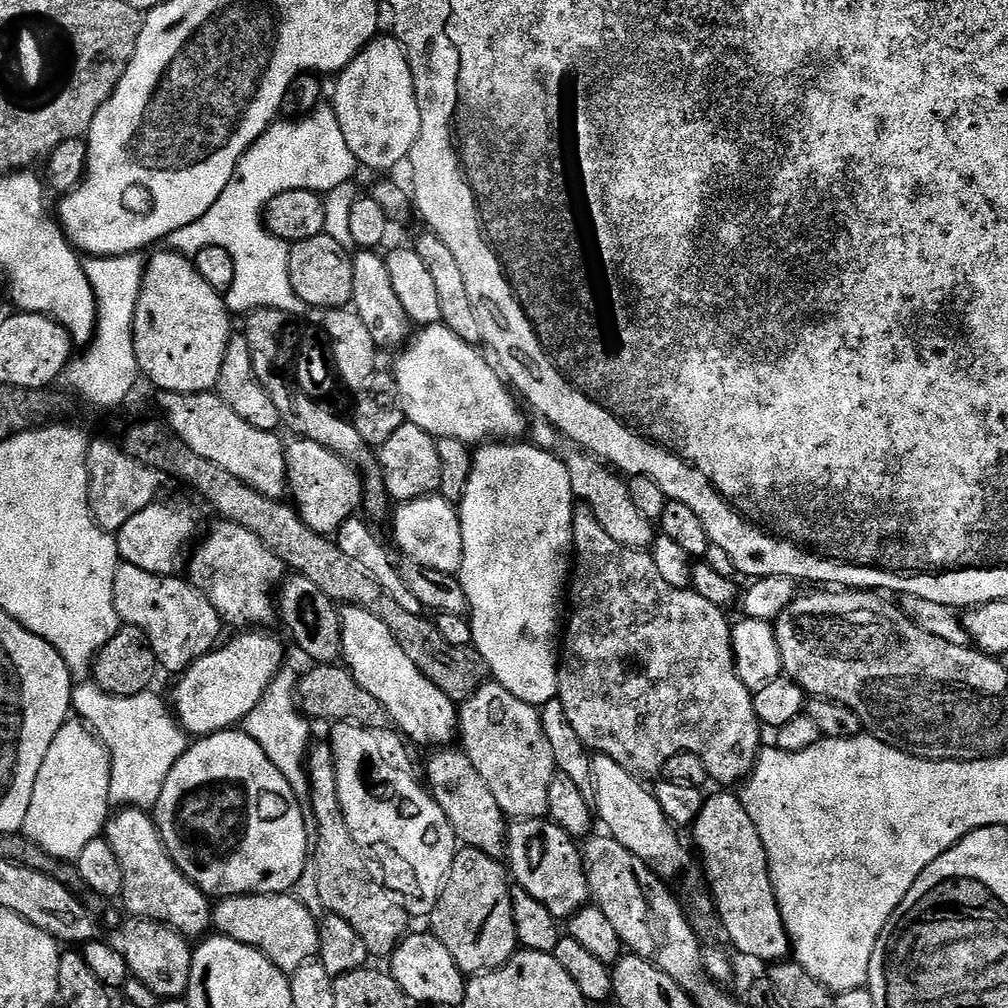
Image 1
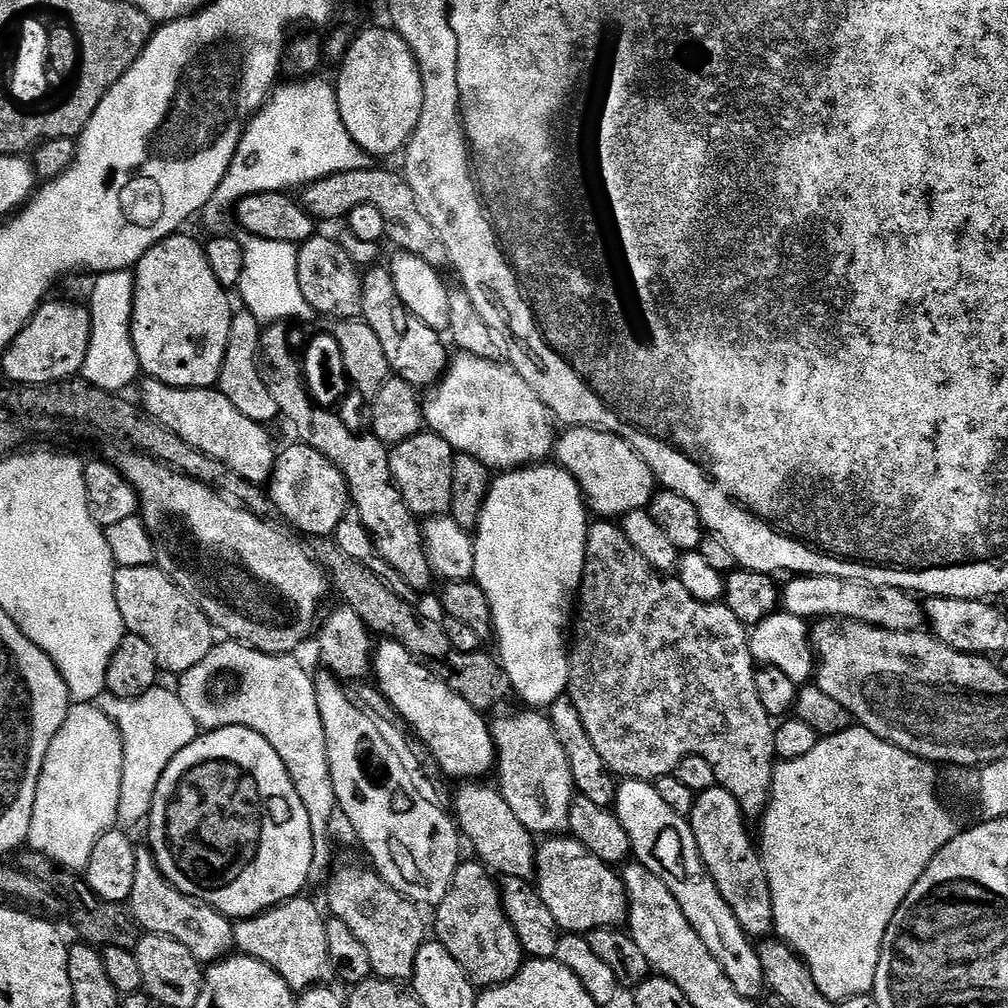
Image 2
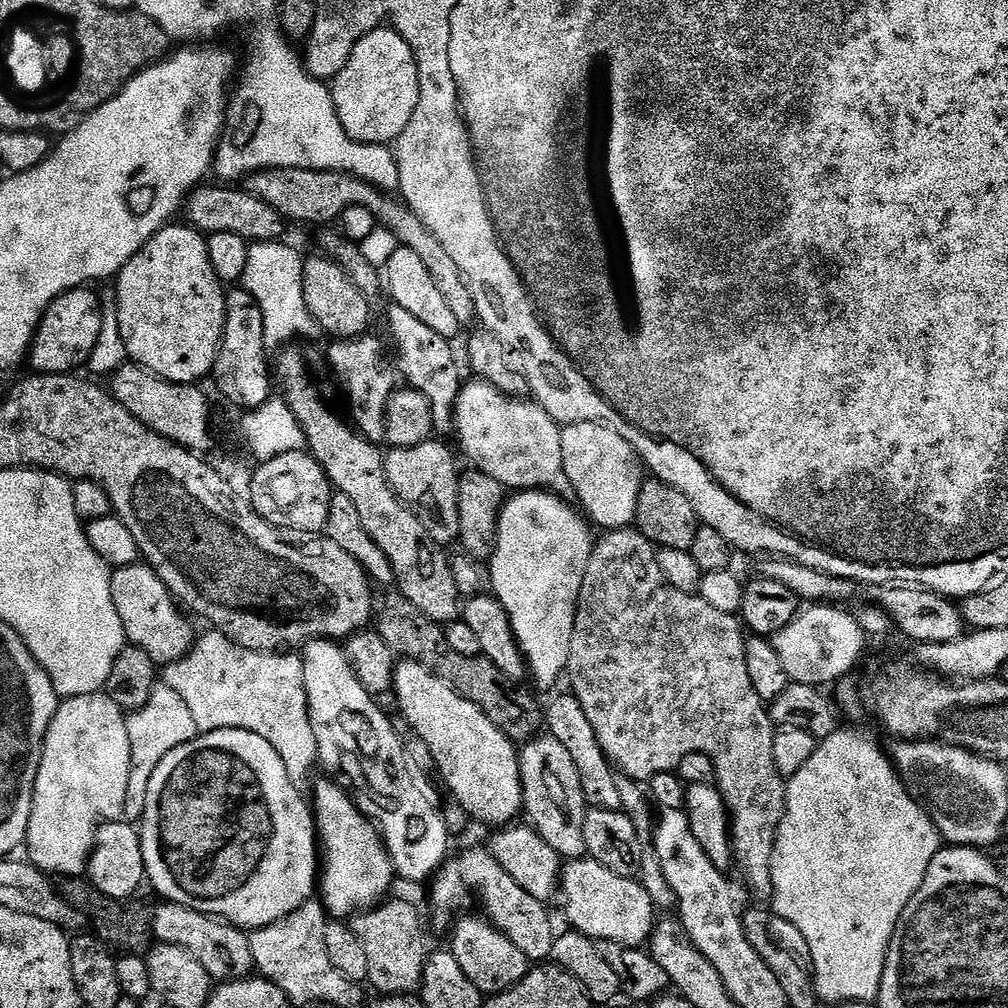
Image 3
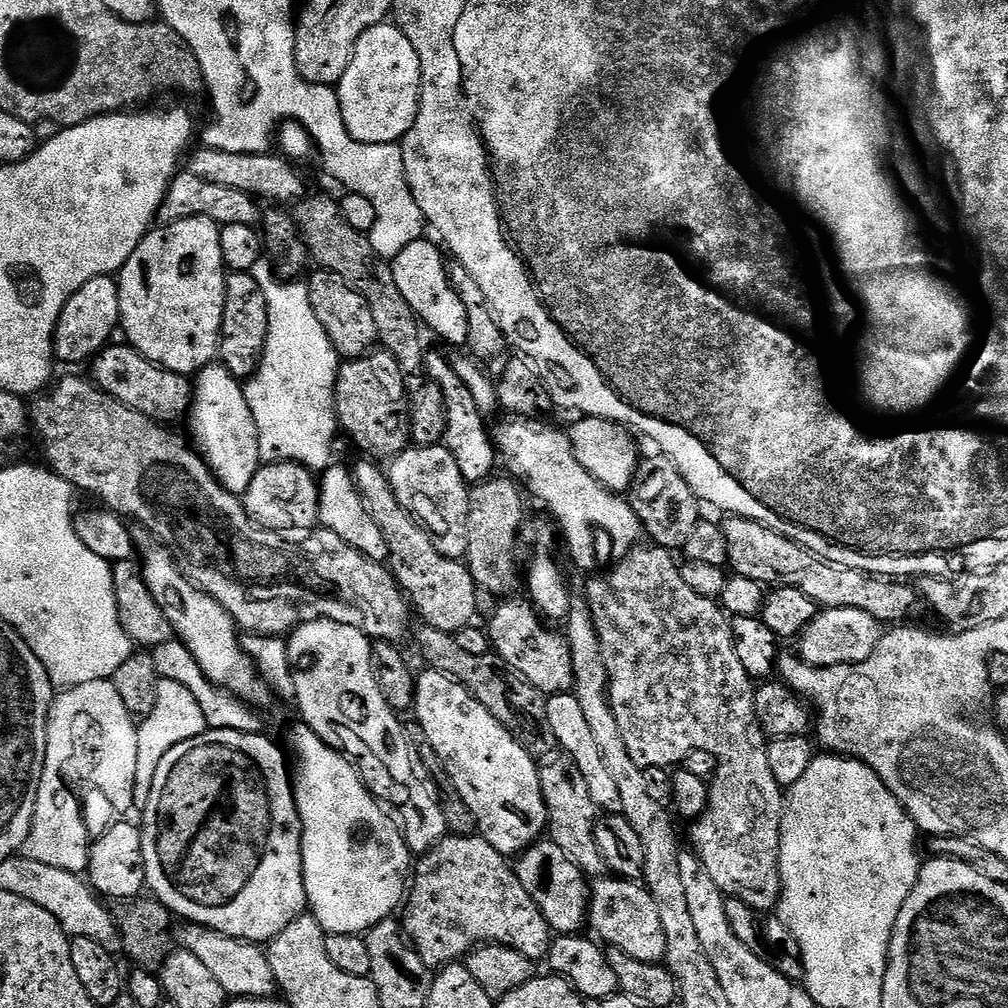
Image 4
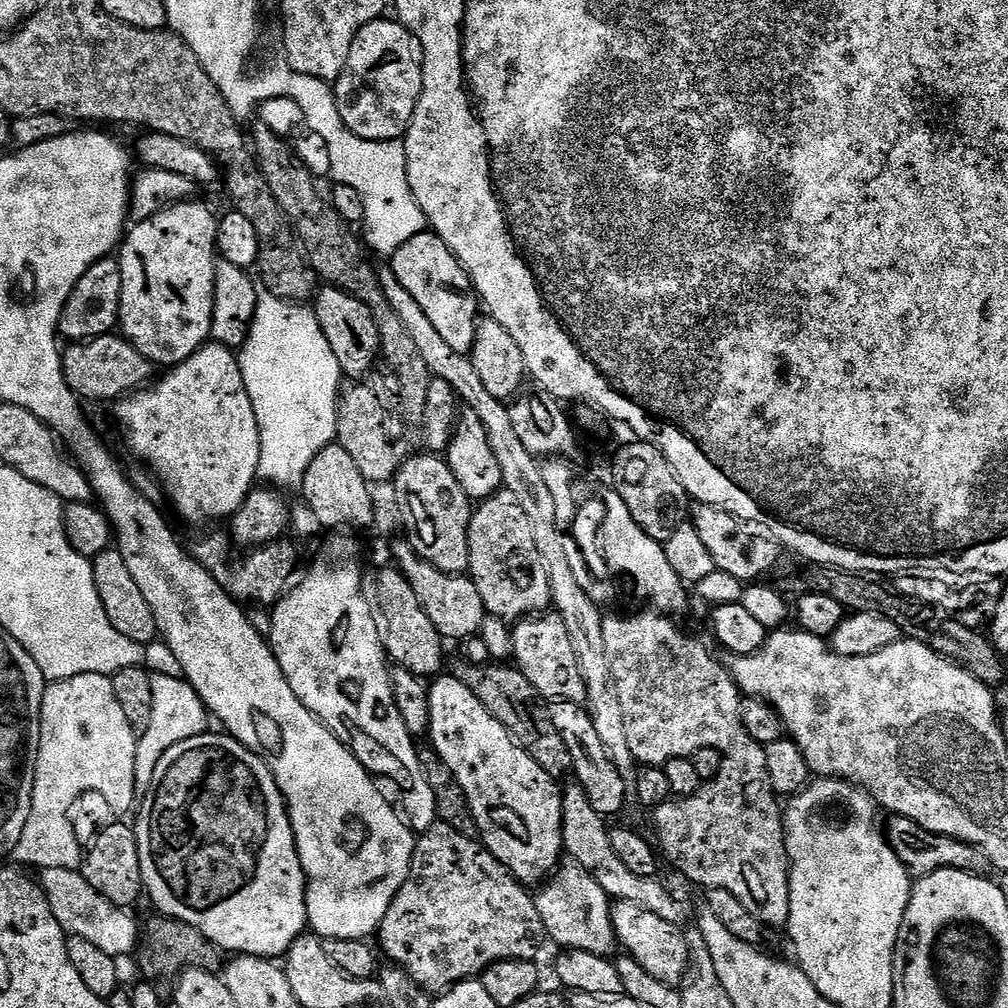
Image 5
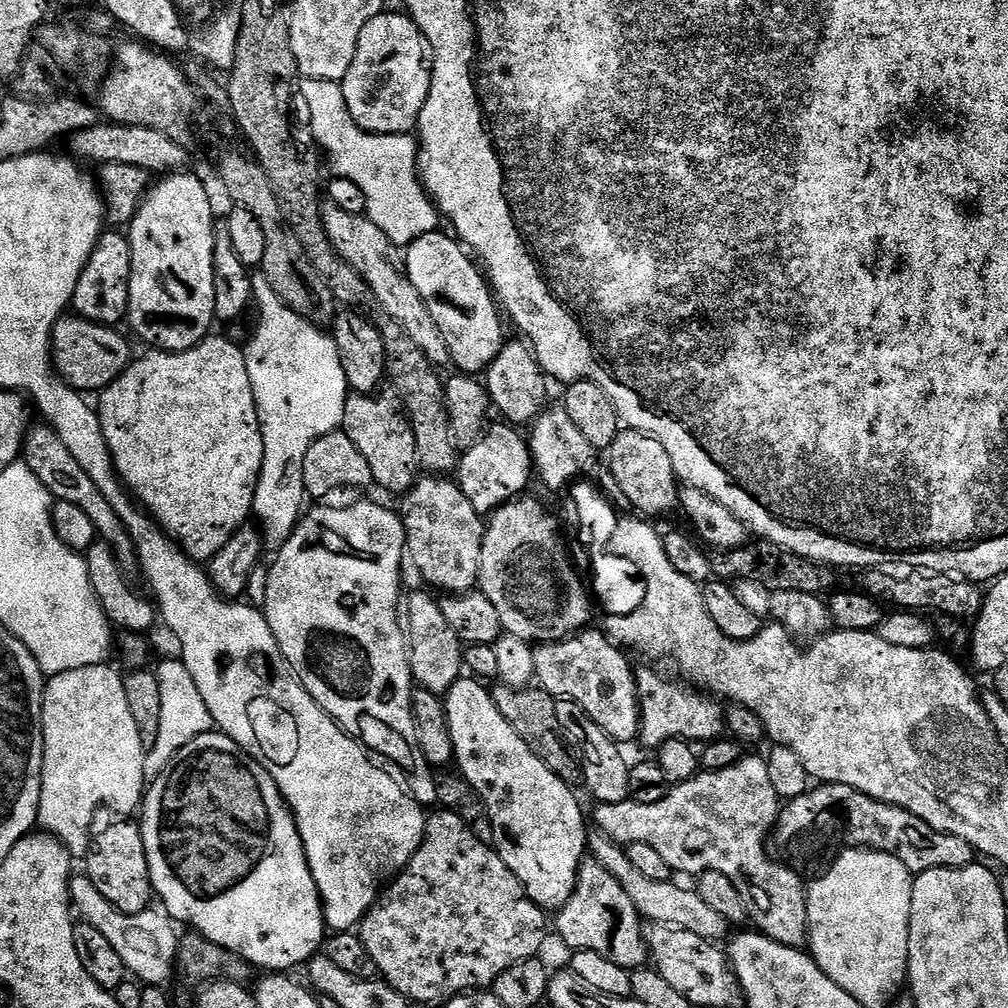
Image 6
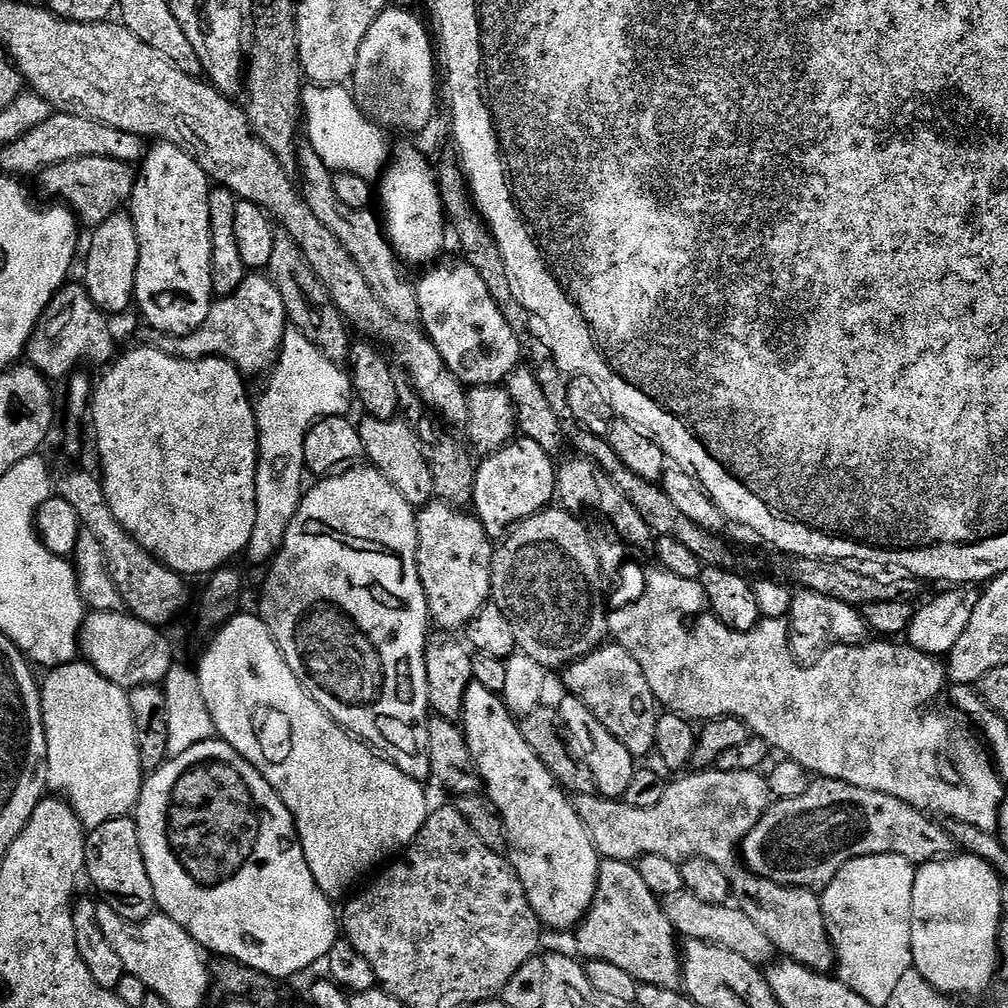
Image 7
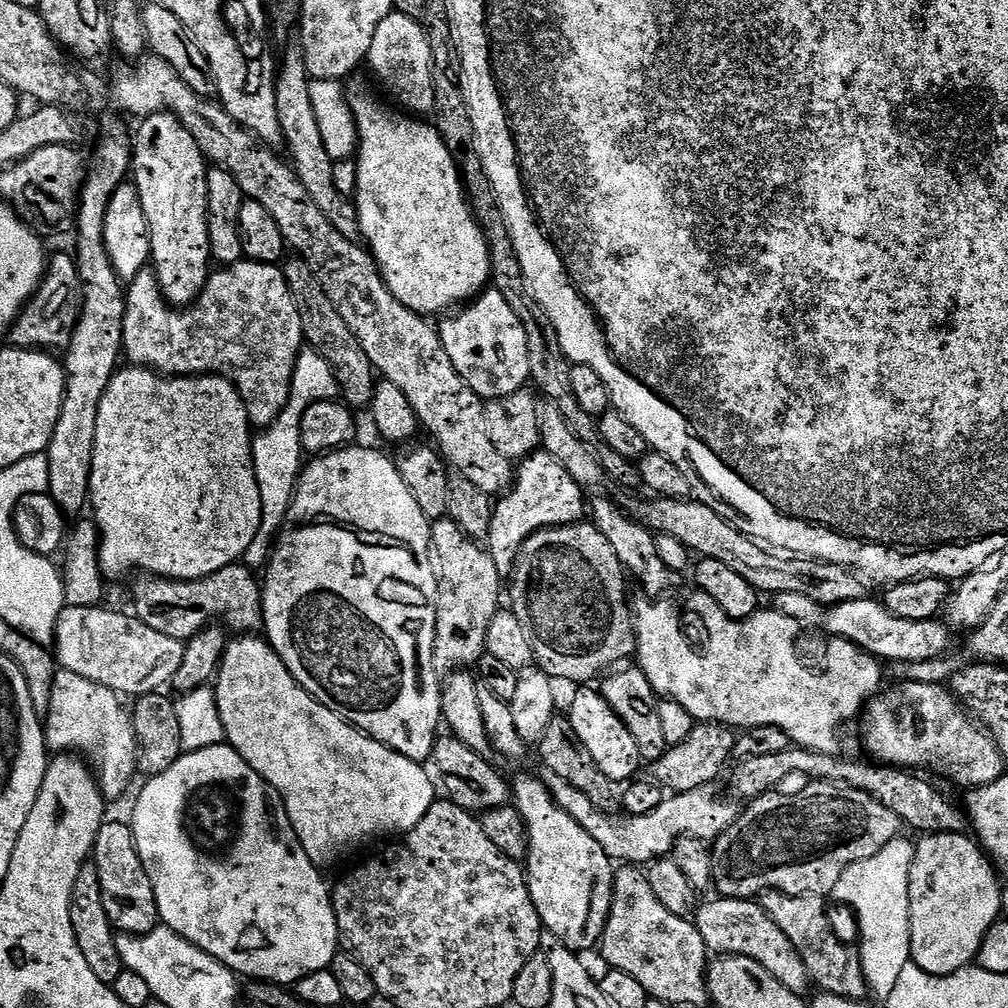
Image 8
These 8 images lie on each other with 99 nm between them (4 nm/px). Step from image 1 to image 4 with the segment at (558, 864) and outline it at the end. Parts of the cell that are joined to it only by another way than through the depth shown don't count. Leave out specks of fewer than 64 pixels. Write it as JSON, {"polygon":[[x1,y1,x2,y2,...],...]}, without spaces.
{"polygon":[[612,874,593,879,588,914,590,928,592,924,593,930,597,932,595,935,605,945,626,950,626,954,630,954,630,958,638,958,638,962,659,964,664,960,666,930,662,928,662,918,658,915,658,902,654,902,643,883,617,878]]}

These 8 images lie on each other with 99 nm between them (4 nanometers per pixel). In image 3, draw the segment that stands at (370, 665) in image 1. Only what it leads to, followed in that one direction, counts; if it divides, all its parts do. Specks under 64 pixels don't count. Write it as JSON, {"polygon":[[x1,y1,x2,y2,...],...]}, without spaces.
{"polygon":[[401,659,397,663,396,677,394,678,392,687,394,689,394,697,396,696,397,702,400,703,400,708,398,708,399,715,406,717,410,726,421,736,422,741,430,746,439,779,446,784,450,795,462,804,473,821,481,820,484,824,496,824,495,826,511,825,515,821,512,819,516,815,518,817,521,815,524,806,524,791,522,790,522,778,520,777,520,753,517,745,508,739,505,732,498,730,498,726,494,726,494,722,490,722,490,718,486,718,486,714,482,714,482,710,478,710,478,706,474,706,474,702,462,698,462,694,455,692,445,680,438,679,434,674,430,674,430,670,426,670,422,665,414,663,413,660]]}

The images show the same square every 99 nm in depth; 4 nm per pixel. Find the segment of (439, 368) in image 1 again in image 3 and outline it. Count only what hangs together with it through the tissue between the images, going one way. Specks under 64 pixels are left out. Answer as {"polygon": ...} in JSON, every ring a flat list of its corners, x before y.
{"polygon":[[473,379,471,383,461,387,454,417,454,436,460,439,461,450,472,463,469,465,475,471,490,474,494,482,503,484,508,490,543,490,567,497,572,492,572,486,563,472,561,425,546,414,544,407,531,399,502,394,484,380]]}

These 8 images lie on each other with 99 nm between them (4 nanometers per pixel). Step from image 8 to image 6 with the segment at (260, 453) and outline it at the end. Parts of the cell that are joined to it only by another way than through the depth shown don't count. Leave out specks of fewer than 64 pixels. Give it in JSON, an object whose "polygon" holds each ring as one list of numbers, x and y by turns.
{"polygon":[[263,274,253,275,252,291,258,304,260,300,260,317,256,320,252,341,244,348,244,357,264,439,262,470,252,510,262,529,265,549,275,554,282,546,286,546,290,534,294,534,296,524,306,508,306,503,304,504,306,493,302,478,306,450,310,450,310,446,318,438,337,431,343,425,346,398,350,395,350,389,346,370,342,370,342,358,338,358,338,346,333,342,331,335,323,327,311,324,305,316,298,315,294,310,290,310,290,306,282,303]]}

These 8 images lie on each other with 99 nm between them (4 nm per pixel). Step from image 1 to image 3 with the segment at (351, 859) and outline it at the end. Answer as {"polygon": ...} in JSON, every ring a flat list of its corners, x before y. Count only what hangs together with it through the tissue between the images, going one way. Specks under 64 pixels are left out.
{"polygon":[[385,899,351,917,350,926,362,942,370,974,369,985,377,988,380,996,406,996,415,993,424,983,424,963,430,948,424,945,424,924,420,912,408,900]]}

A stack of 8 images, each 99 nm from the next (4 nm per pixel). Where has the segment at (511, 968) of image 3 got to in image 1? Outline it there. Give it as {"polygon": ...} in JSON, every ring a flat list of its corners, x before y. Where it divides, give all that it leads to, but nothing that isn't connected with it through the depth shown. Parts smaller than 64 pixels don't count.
{"polygon":[[461,847,457,851,448,871,448,877,444,879,444,887,440,890,440,896,436,899,435,906,432,907,430,932,438,938,438,942,442,942,442,946,446,946,446,950,450,950,450,958,458,962,458,966,465,974,493,972,494,969,501,968,518,950,516,923,512,913,513,889,508,888,508,884,510,885,509,869,497,857,477,848]]}

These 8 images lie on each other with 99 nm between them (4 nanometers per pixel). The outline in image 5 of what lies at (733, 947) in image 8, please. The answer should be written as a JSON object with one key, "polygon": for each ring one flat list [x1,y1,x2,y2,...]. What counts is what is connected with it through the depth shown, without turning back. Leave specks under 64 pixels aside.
{"polygon":[[572,782,569,788,563,789,564,793,564,851,571,859,577,860,594,878,608,896,617,900,629,900,632,904,638,904,650,910,652,914,658,914,660,918,666,918,666,922,683,925,684,919,688,916,688,908,660,881,659,875,643,876,634,874,634,870,629,870,623,864,622,858,614,852,611,845,610,828,605,817,590,806,590,798,586,798,586,790,580,785]]}

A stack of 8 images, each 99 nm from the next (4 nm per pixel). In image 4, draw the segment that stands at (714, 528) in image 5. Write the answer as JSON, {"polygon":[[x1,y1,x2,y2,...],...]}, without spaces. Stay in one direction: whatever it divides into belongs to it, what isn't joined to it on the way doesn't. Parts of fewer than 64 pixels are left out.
{"polygon":[[729,515,722,527,728,547,728,564,731,571,742,578,757,580,762,586,802,590,821,609,849,608,866,610,870,618,884,626,900,626,922,608,922,600,911,583,897,582,892,578,872,576,862,568,842,566,838,562,824,560,810,550,798,546,769,528,741,516]]}

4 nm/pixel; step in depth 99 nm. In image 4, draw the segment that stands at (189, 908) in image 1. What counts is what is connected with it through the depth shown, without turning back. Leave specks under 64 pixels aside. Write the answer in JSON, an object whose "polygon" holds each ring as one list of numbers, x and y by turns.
{"polygon":[[191,922,183,925,185,928,178,932,178,944,181,949,194,958,198,958,206,970,218,981,218,986,232,998,272,998,277,995,274,970,270,970,268,953,261,945,253,944,247,940,236,940,216,932,213,928,205,928,203,924]]}

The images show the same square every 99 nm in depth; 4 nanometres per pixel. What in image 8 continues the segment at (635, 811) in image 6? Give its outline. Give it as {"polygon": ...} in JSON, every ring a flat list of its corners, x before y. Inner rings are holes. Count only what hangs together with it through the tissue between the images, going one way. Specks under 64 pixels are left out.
{"polygon":[[541,767,538,775,546,790,550,790,552,801,562,806,562,810,566,810,566,814,570,814,570,818,574,818,574,822,578,822,578,826,582,826,582,830,586,830,586,834,590,834,590,838,594,838,594,842,606,850,613,862,624,866,647,866,654,860,667,857,680,836,714,842,740,817,742,811,741,805,731,795,723,796,716,784,707,784,698,786,698,790,669,795,662,806,658,806,658,810,650,810,650,814,609,814,594,806,594,802,590,802,582,790,570,786,566,778,558,778,554,770],[766,892,759,897,758,902,766,910,766,914,790,938,794,950,806,965,808,979,817,984,820,992,829,992,838,998,847,1000,869,999,868,983,862,970,859,951,855,947,847,948,836,937,836,928,828,917,825,897,822,896,791,896,785,892]]}

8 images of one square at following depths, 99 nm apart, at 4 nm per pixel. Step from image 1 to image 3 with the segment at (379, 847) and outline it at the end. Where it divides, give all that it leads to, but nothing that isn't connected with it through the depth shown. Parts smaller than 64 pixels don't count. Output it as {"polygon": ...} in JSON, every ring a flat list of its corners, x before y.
{"polygon":[[328,638,309,640,303,645,302,657,308,713,314,738,318,742,319,763,328,771,325,773,329,777,339,778,342,781,343,787,356,801,360,811,380,829,380,835,384,837,384,845,388,848,388,857,391,858,395,875,399,879,401,876,404,880,426,879,427,881,435,877,436,871,449,855,450,833,444,821,443,811,437,805,435,808,428,801,427,794,416,785,417,777,405,755,401,737,392,728,389,713,384,713,376,705,379,704,377,697,366,694,366,690,362,690,362,682,358,682,352,663,349,662,348,655,339,643]]}

